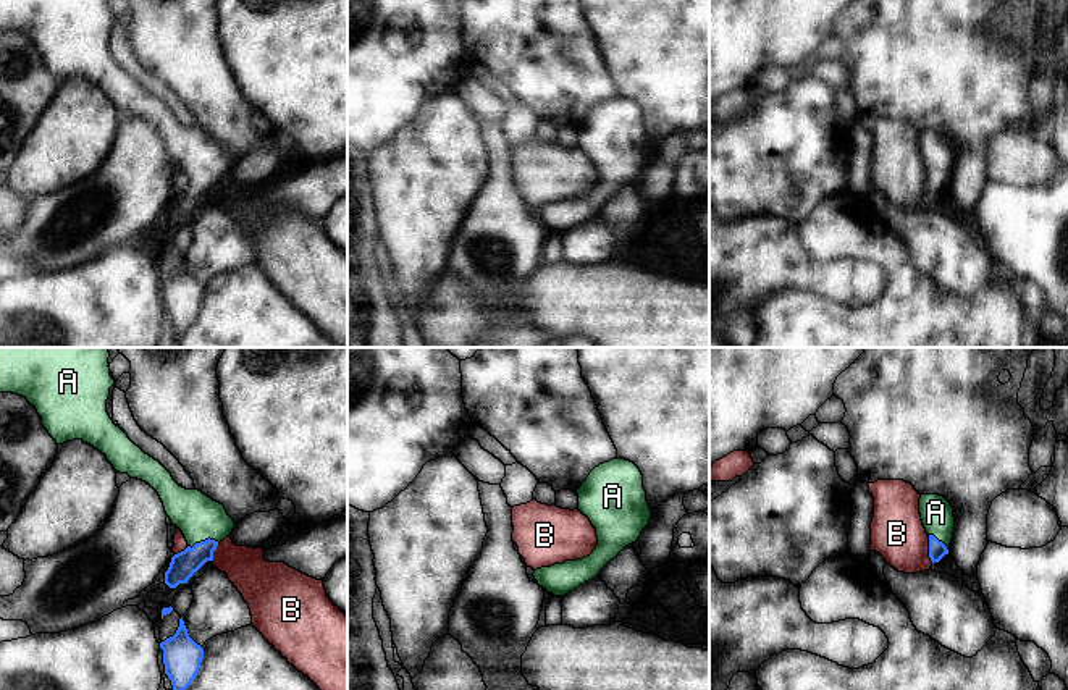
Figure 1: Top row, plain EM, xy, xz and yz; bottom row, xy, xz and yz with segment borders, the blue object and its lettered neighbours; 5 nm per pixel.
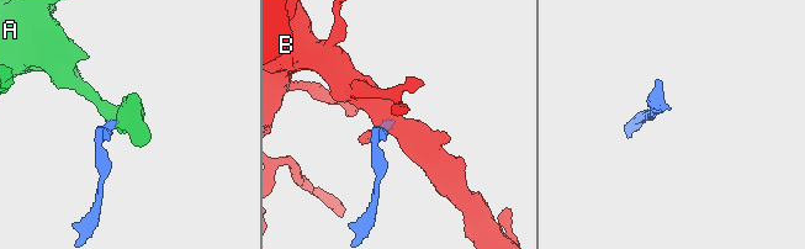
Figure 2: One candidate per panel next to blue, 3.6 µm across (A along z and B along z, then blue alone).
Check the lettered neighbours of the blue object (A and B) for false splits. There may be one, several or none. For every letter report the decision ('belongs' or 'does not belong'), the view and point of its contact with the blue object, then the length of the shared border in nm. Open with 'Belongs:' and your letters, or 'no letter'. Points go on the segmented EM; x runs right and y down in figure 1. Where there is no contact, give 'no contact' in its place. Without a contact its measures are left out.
Belongs: A
A: belongs; meets blue in xy at (202, 542); contact 160 nm long
B: does not belong; meets blue in yz at (929, 550); contact 150 nm long

